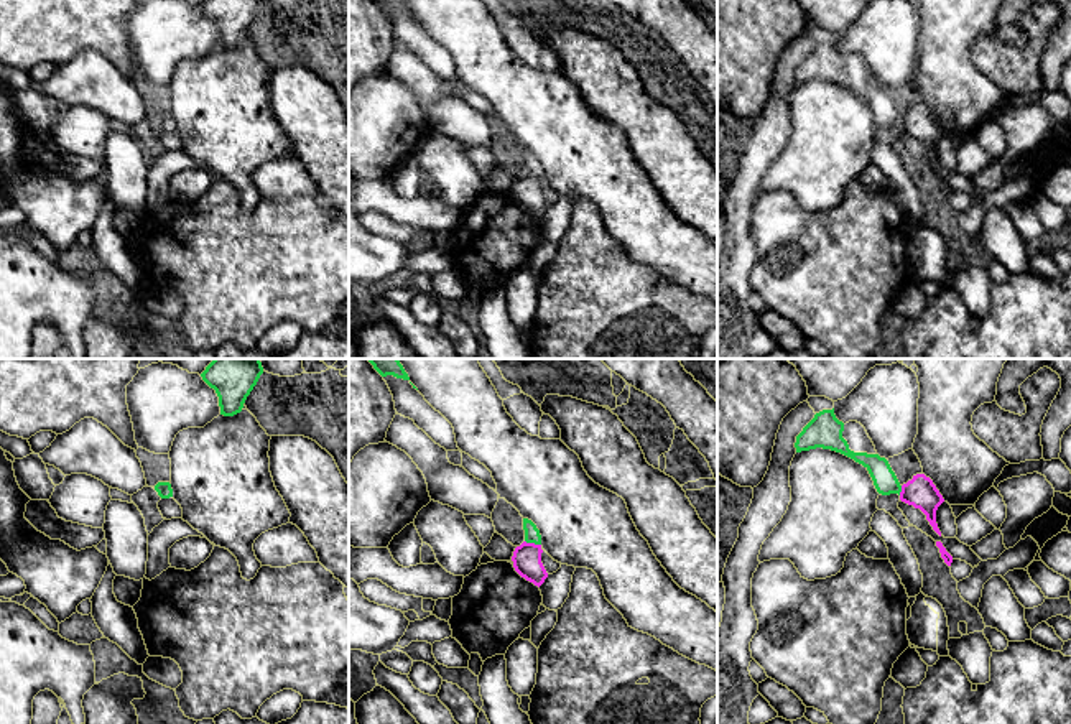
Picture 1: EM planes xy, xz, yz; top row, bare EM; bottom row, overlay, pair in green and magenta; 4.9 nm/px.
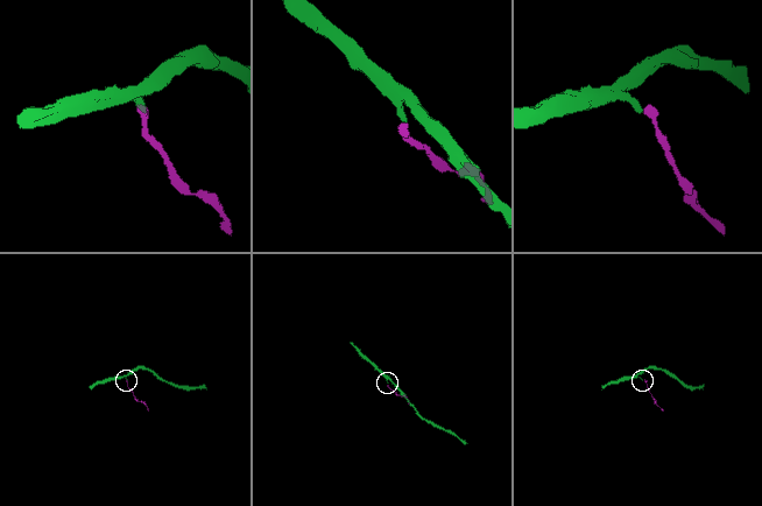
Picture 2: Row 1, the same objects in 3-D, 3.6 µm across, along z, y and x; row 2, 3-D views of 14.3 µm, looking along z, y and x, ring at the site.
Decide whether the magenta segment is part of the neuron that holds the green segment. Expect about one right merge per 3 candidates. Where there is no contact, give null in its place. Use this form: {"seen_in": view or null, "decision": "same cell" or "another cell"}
{"seen_in": "xz", "decision": "same cell"}

